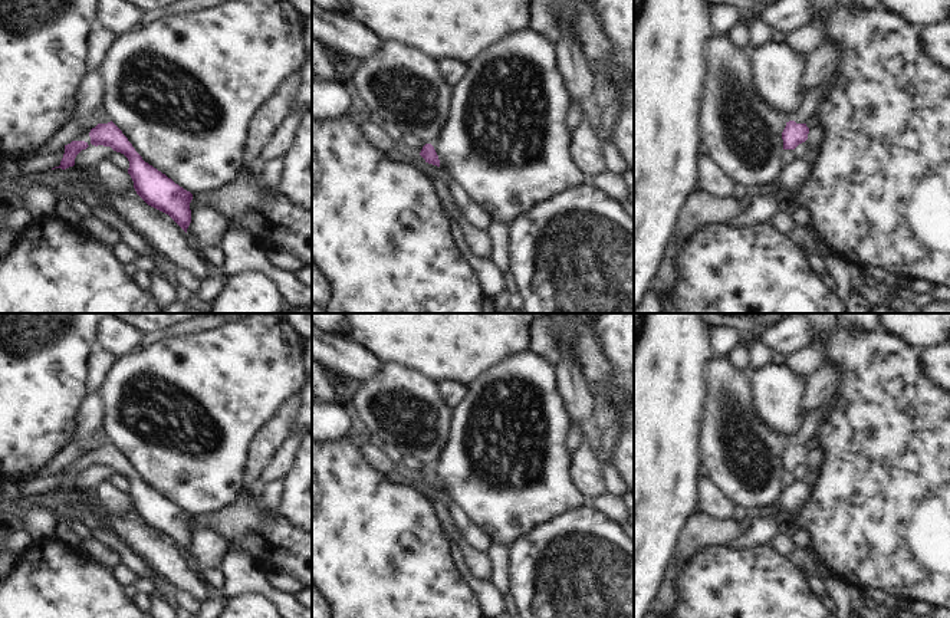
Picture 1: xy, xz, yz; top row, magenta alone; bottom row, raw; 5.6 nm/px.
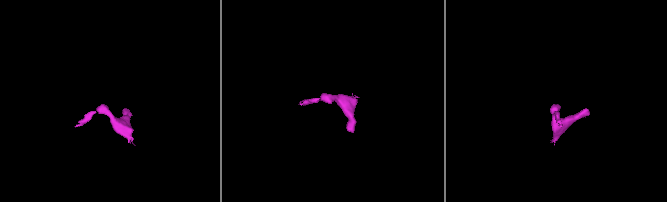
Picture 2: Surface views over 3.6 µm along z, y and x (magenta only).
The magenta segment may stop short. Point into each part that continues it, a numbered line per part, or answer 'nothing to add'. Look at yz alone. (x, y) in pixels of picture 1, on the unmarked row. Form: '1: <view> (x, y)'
nothing to add

